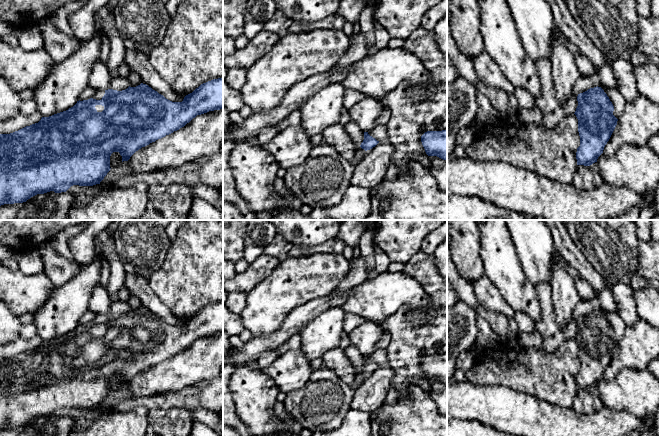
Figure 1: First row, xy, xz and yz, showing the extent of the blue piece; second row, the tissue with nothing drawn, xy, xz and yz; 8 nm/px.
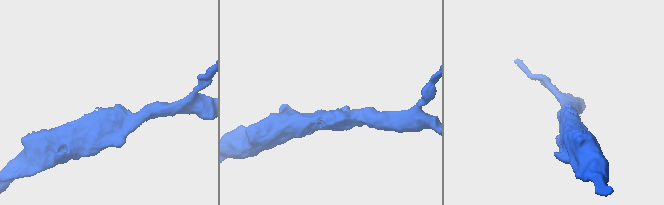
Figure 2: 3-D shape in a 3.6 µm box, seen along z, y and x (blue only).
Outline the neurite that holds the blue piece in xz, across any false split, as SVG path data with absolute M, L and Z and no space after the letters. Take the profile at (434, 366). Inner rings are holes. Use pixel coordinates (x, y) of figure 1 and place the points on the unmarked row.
M447 354L427 355L421 366L428 380L437 380L447 385Z

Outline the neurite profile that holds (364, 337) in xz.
M363 321L359 326L348 332L350 343L354 345L363 356L369 356L376 351L376 343L384 330L376 323Z

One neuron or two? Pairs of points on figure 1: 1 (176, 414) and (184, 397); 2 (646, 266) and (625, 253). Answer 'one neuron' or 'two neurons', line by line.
1: two neurons
2: two neurons

